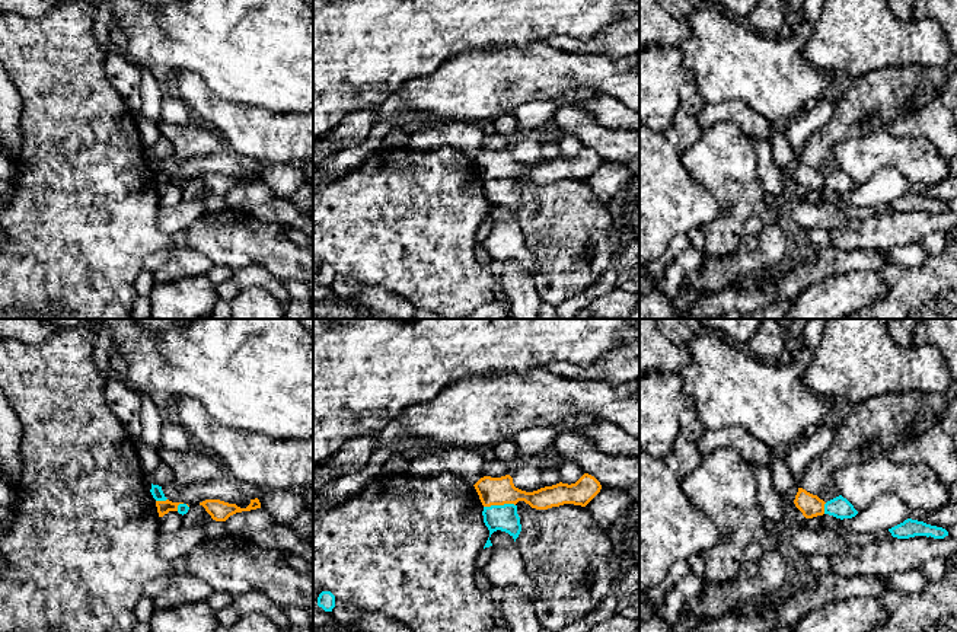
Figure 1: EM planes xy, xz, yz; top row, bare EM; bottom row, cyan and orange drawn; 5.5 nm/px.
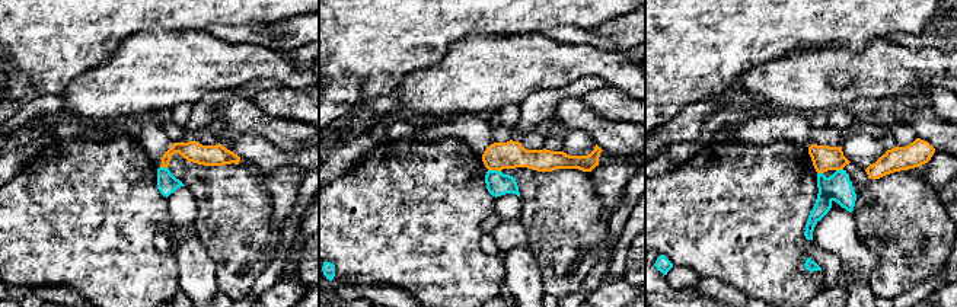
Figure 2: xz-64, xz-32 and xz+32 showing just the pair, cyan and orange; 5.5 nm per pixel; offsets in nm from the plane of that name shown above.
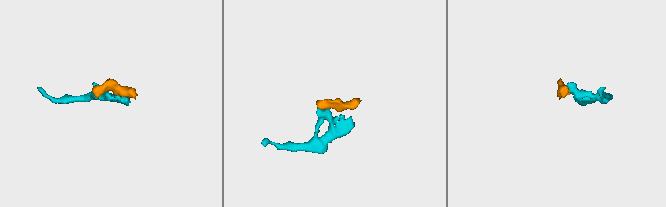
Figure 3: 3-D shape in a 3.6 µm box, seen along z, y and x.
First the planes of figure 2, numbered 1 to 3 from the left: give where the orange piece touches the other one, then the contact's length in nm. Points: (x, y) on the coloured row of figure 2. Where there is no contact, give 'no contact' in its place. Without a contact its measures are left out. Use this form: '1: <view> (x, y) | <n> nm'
1: xz-64 (163, 168) | 40 nm
2: xz-32 (494, 170) | 70 nm
3: xz+32 (839, 170) | 40 nm

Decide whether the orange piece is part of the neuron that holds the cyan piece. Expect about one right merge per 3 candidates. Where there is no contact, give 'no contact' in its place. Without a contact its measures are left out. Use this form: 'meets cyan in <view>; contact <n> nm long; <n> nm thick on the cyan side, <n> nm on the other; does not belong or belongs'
meets cyan in xz; contact 180 nm long; 140 nm thick on the cyan side, 160 nm on the other; does not belong

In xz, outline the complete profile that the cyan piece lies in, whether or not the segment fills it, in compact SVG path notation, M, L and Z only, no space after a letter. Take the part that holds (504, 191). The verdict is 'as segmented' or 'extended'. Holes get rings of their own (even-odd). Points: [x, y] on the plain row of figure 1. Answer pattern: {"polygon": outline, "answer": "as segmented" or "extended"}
{"polygon": "M491 179L484 181L482 185L484 197L489 204L489 211L494 205L501 204L508 207L514 216L521 205L520 191L517 188L517 179Z", "answer": "as segmented"}

